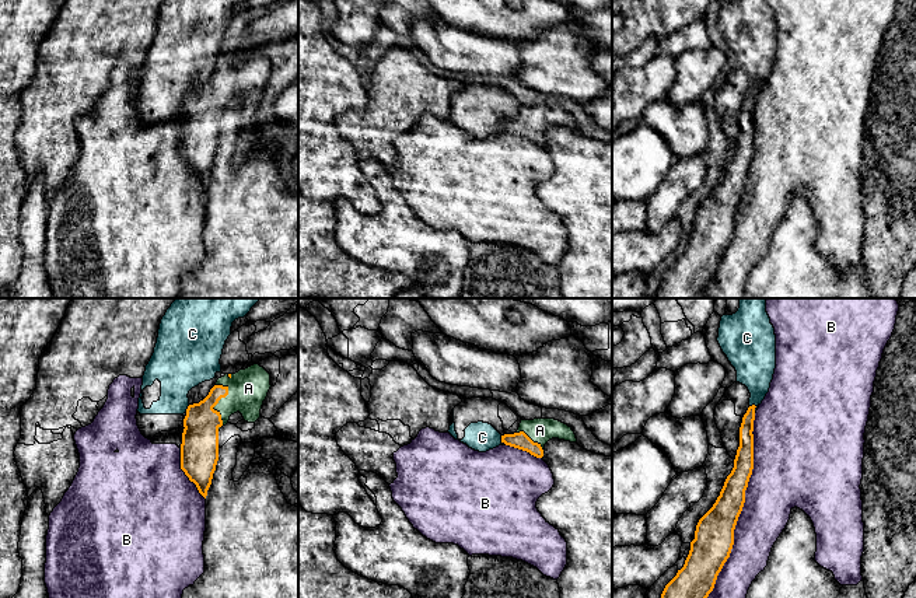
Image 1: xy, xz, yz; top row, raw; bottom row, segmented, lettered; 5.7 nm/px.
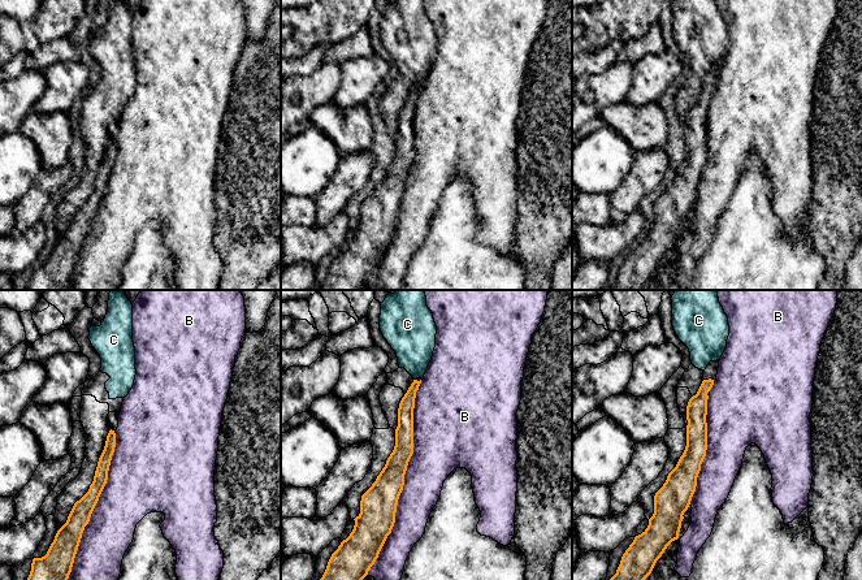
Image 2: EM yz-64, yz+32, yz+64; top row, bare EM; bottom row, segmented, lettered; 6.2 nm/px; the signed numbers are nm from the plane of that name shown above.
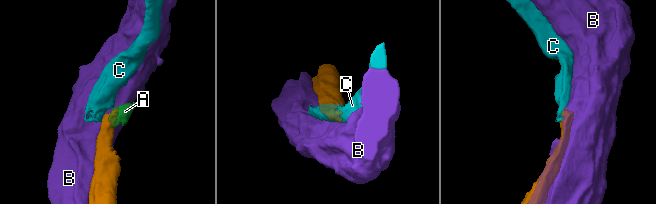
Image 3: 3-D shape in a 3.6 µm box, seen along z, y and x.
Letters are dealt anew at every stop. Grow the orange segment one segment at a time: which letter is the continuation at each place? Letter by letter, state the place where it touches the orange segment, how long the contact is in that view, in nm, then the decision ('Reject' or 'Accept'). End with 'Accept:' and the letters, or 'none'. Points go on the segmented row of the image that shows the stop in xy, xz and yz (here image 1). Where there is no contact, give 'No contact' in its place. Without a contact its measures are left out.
A: Touches orange at xy (214, 405). Shared border 280 nm. Accept
B: Touches orange at yz (743, 506). Shared border 1100 nm. Reject
C: Touches orange at xy (188, 408). Shared border 50 nm. Reject
Accept: A

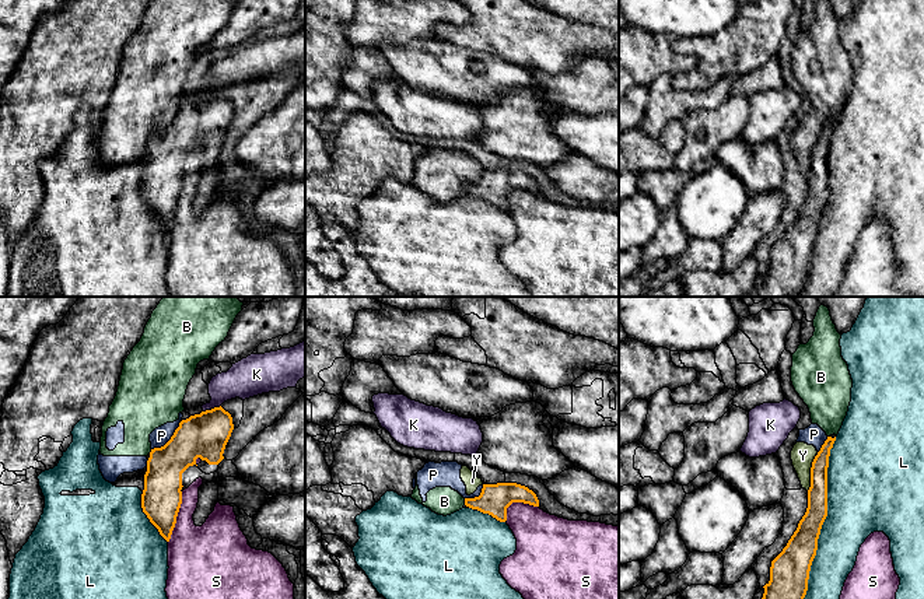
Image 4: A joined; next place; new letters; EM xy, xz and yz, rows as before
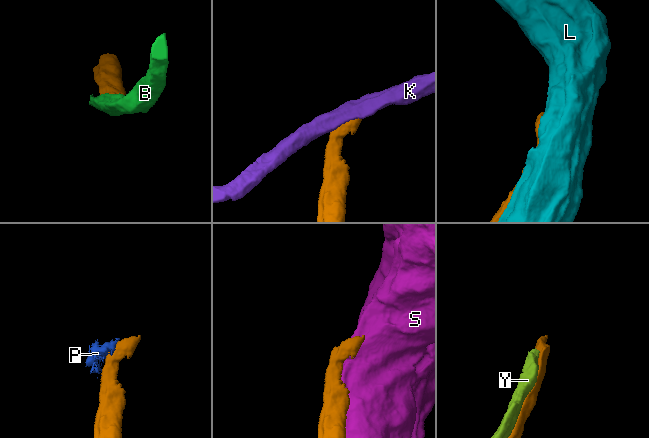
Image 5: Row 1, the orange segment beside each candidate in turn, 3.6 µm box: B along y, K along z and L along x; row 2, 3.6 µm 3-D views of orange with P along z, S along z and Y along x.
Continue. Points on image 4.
B: Touches orange at xz (465, 501). Shared border 40 nm. Reject
K: Touches orange at xy (216, 407). Shared border 60 nm. Reject
L: Touches orange at yz (825, 518). Shared border 950 nm. Reject
P: Touches orange at xy (170, 440). Shared border 240 nm. Reject
S: Touches orange at xy (177, 515). Shared border 300 nm. Reject
Y: Touches orange at yz (811, 473). Shared border 220 nm. Reject
Accept: none

